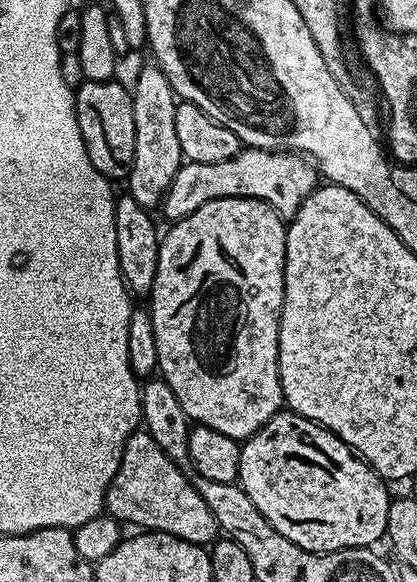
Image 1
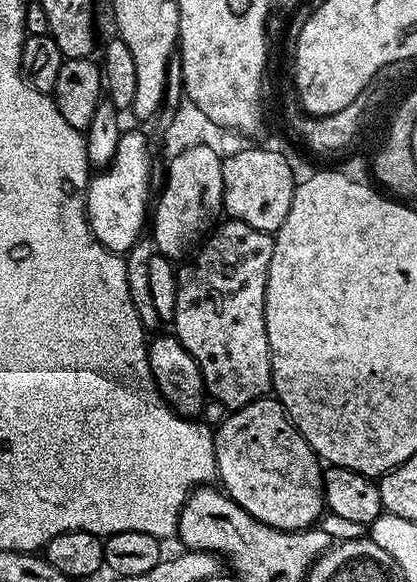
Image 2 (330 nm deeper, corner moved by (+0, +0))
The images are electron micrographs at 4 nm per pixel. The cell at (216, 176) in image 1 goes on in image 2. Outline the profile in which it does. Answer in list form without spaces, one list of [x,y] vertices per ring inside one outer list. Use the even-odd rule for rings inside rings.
[[[128,130],[121,131],[120,133],[120,141],[118,142],[118,154],[114,156],[112,159],[112,165],[106,169],[97,171],[95,175],[91,177],[88,181],[88,197],[86,198],[86,206],[88,207],[88,225],[90,226],[90,230],[94,234],[94,238],[98,241],[103,248],[106,250],[110,250],[111,252],[117,254],[127,254],[130,249],[134,247],[136,243],[142,239],[145,235],[144,232],[144,215],[146,217],[150,212],[150,202],[148,206],[148,171],[152,168],[152,164],[148,161],[148,140],[143,136],[140,132],[128,132]]]

